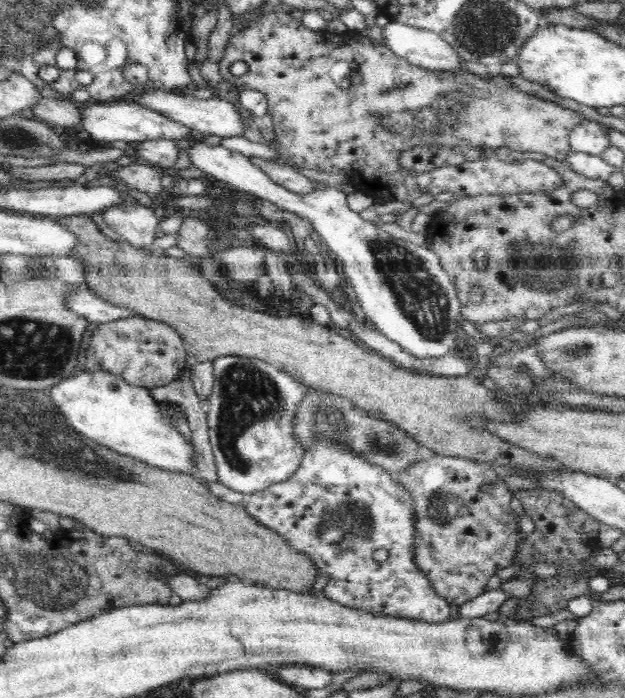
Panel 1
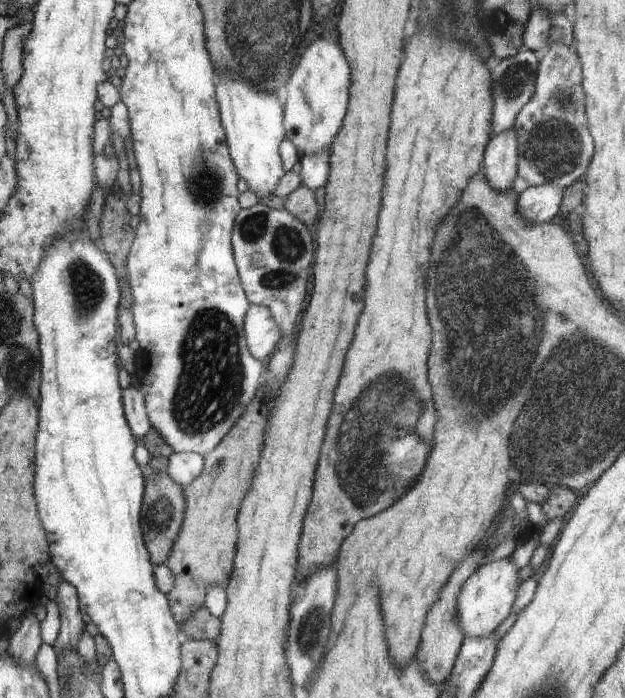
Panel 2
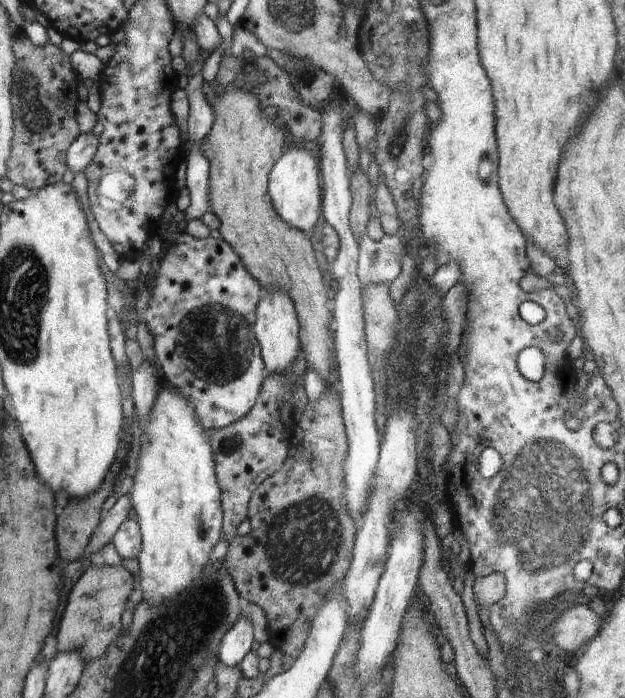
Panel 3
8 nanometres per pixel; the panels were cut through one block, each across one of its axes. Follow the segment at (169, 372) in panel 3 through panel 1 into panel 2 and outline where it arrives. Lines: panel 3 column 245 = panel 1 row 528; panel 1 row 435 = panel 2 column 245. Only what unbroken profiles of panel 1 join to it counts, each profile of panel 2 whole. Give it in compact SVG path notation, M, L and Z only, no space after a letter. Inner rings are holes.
M249 303L245 314L243 330L250 354L263 363L274 354L276 344L284 334L276 326L276 322L266 306L252 303Z

